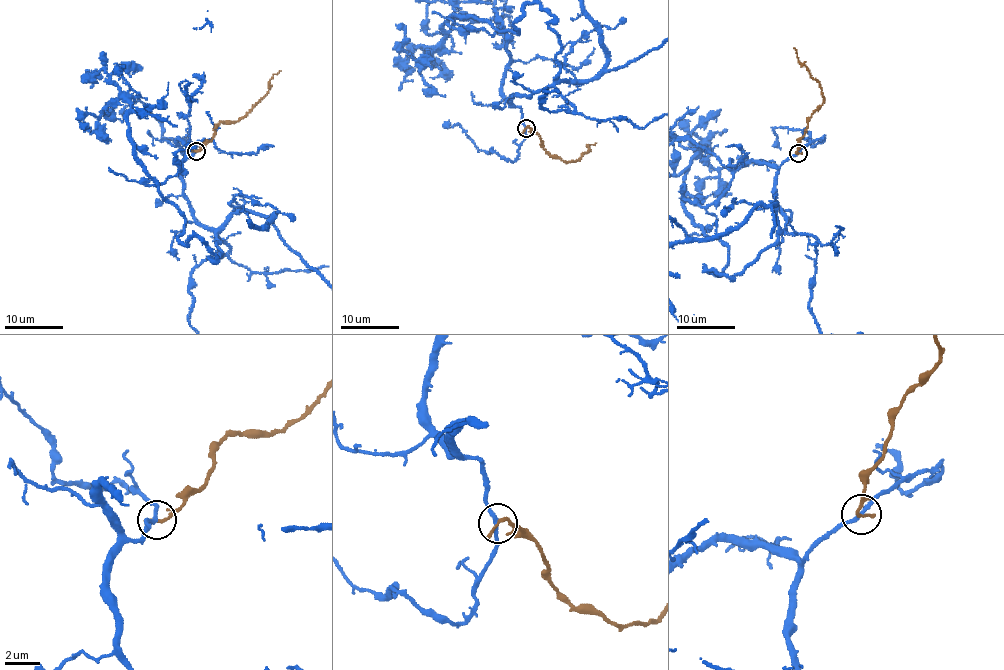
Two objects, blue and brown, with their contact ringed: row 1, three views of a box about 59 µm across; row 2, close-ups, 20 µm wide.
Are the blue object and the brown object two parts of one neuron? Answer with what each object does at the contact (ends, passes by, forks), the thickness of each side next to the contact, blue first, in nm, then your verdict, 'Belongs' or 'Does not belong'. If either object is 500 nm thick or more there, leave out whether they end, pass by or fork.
At the ring blue passes by. At the ring brown ends. Thickness 200 nm (blue) against 200 nm. Does not belong

